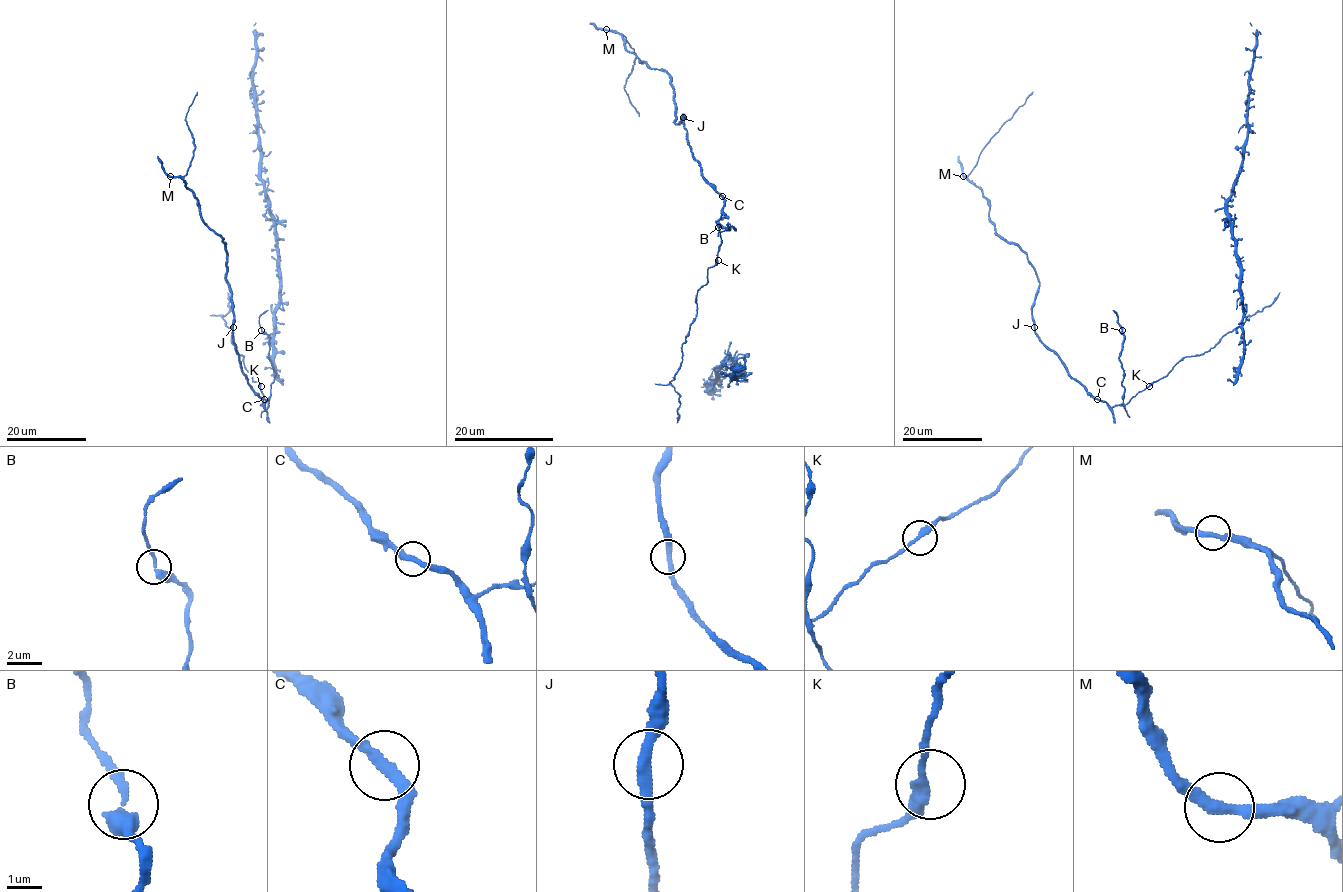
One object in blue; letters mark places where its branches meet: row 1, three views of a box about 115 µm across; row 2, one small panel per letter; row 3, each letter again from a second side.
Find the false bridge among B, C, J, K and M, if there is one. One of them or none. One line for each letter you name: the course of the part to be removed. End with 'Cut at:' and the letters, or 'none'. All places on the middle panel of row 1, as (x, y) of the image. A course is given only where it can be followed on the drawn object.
Cut at: none

